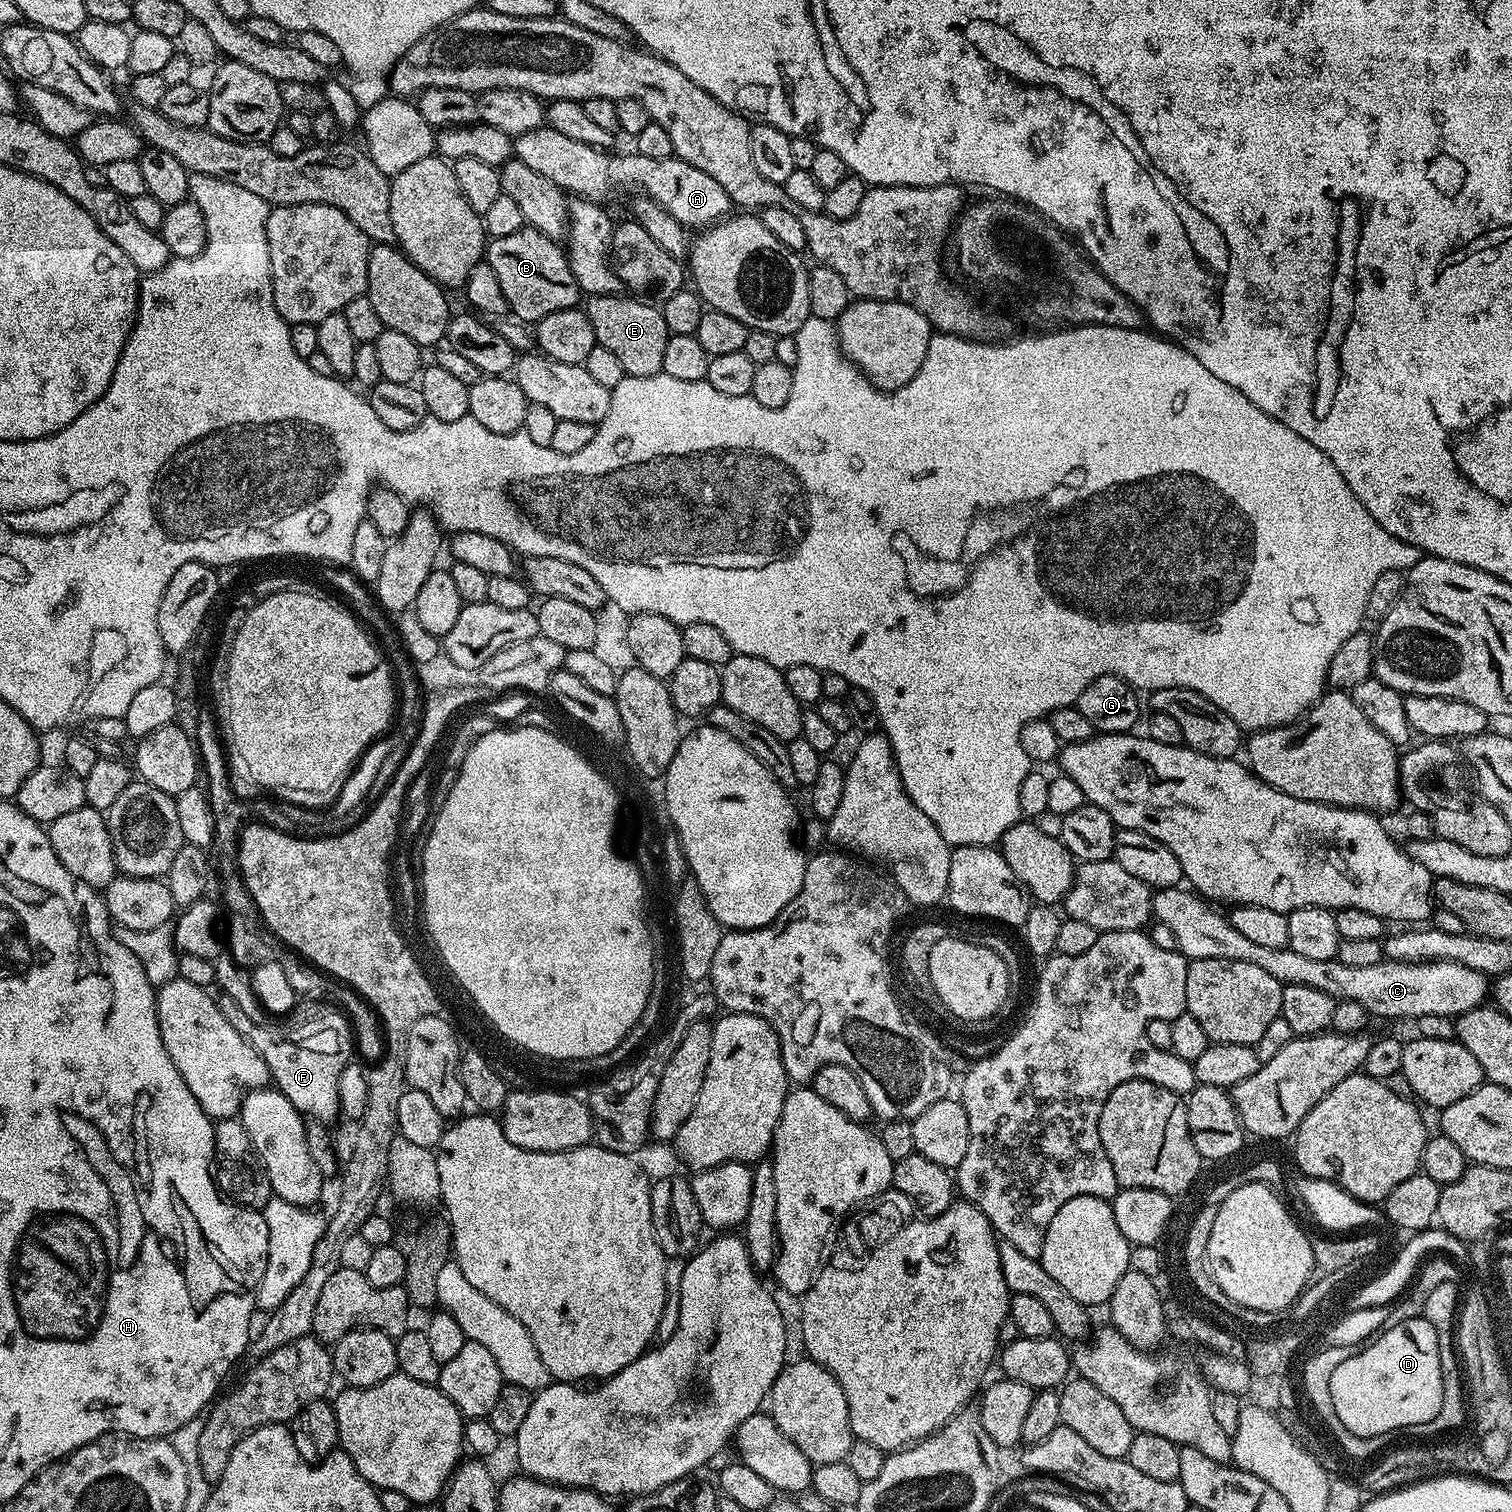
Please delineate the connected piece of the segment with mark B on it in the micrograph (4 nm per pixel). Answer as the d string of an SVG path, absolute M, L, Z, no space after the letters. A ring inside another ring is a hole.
M525 226L514 230L514 234L506 234L506 238L489 239L486 244L486 263L494 270L494 274L498 274L502 294L506 294L509 313L521 322L538 322L546 318L546 314L574 308L581 303L579 300L582 299L582 293L572 273L567 251L538 230Z

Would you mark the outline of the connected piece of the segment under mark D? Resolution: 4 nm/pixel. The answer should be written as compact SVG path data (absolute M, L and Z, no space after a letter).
M1423 1316L1411 1317L1398 1320L1398 1326L1392 1327L1389 1332L1390 1338L1384 1340L1377 1335L1376 1348L1366 1348L1366 1355L1354 1357L1354 1362L1345 1364L1345 1368L1334 1378L1338 1416L1344 1420L1345 1426L1358 1434L1380 1434L1384 1428L1396 1428L1404 1426L1406 1422L1429 1419L1432 1416L1432 1404L1440 1404L1440 1372L1432 1372L1432 1340L1438 1338L1434 1326L1430 1326Z

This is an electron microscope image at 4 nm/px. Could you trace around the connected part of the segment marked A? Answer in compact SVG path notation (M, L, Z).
M549 126L535 128L526 134L515 137L515 159L526 162L530 170L543 174L554 182L566 194L576 198L604 202L607 196L615 194L619 188L641 188L643 195L660 204L685 229L704 230L725 219L733 211L734 205L726 190L710 178L710 174L702 174L698 166L690 166L690 162L669 158L655 160L637 154L631 156L610 156L586 142L566 138Z

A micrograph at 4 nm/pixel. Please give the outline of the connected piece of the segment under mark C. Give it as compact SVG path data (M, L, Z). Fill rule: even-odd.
M1177 886L1174 888L1161 888L1152 897L1152 914L1153 917L1159 923L1170 926L1170 931L1174 933L1176 939L1176 946L1178 951L1183 956L1187 956L1189 961L1205 960L1206 958L1218 958L1219 960L1233 960L1234 962L1254 962L1254 966L1259 966L1260 969L1266 970L1266 974L1271 974L1272 977L1278 978L1278 982L1282 985L1285 984L1297 984L1298 986L1314 986L1316 990L1322 990L1324 994L1330 994L1335 1001L1349 1000L1350 1002L1358 1002L1365 1008L1365 1010L1373 1017L1376 1016L1449 1016L1449 1018L1455 1018L1463 1014L1466 1010L1474 1010L1481 1007L1485 1003L1484 1000L1489 999L1490 996L1490 980L1489 977L1483 976L1478 970L1472 970L1470 966L1462 966L1458 962L1450 962L1449 960L1423 960L1417 964L1411 964L1410 962L1402 962L1401 960L1389 960L1385 959L1383 962L1374 966L1346 966L1338 959L1335 960L1323 960L1322 958L1305 958L1303 954L1298 954L1292 948L1275 948L1274 946L1257 946L1251 938L1245 938L1245 936L1234 930L1234 926L1228 921L1227 915L1222 911L1215 912L1213 905L1209 901L1201 898L1195 891L1189 890L1184 886Z

